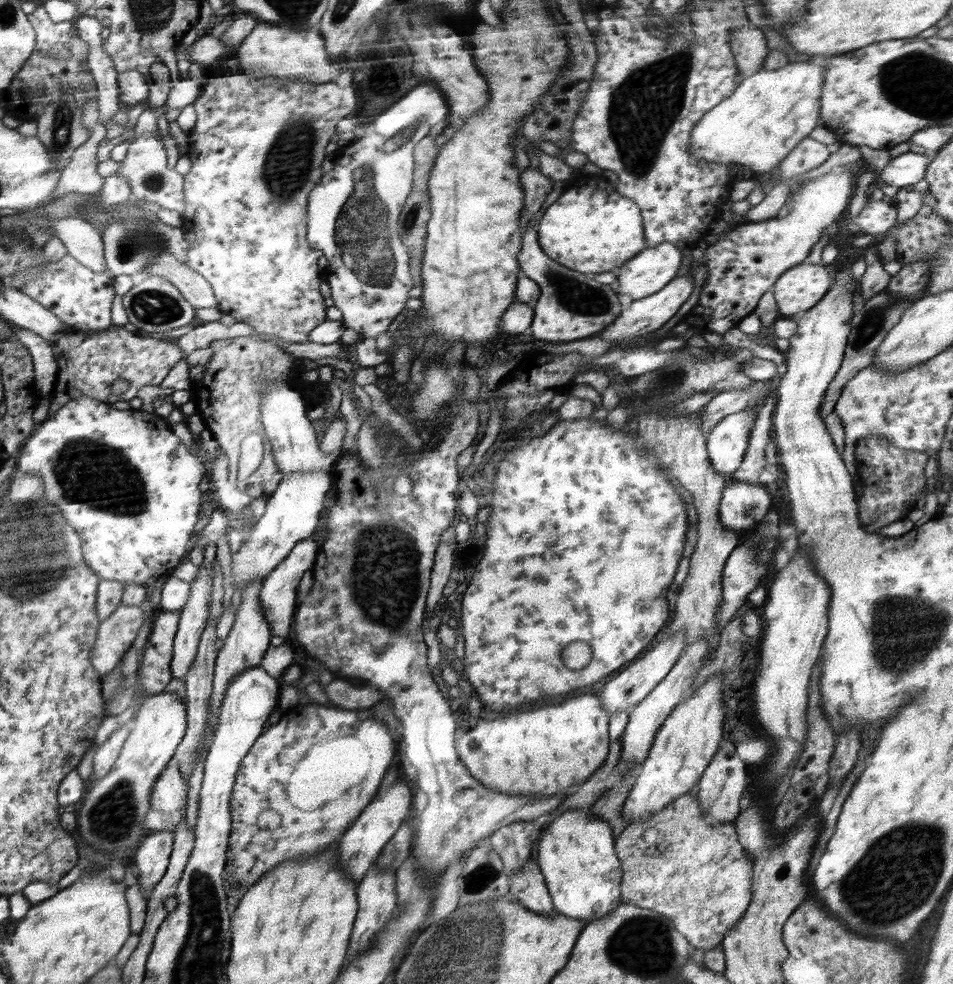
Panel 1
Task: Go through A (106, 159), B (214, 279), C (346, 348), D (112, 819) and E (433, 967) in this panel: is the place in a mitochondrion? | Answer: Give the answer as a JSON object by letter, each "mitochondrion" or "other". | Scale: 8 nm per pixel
{"A":"other","B":"other","C":"other","D":"mitochondrion","E":"mitochondrion"}

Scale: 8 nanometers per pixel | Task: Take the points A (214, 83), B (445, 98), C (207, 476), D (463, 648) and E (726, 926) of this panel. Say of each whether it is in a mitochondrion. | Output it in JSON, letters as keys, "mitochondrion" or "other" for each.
{"A":"other","B":"other","C":"other","D":"other","E":"other"}

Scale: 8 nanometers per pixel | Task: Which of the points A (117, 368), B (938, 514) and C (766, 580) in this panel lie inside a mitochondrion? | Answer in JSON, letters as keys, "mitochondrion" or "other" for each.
{"A":"other","B":"other","C":"other"}

